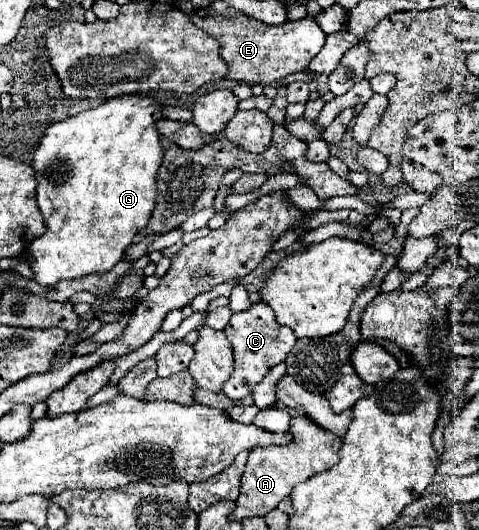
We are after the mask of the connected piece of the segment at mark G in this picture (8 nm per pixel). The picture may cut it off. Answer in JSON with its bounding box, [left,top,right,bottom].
[27,96,161,288]

